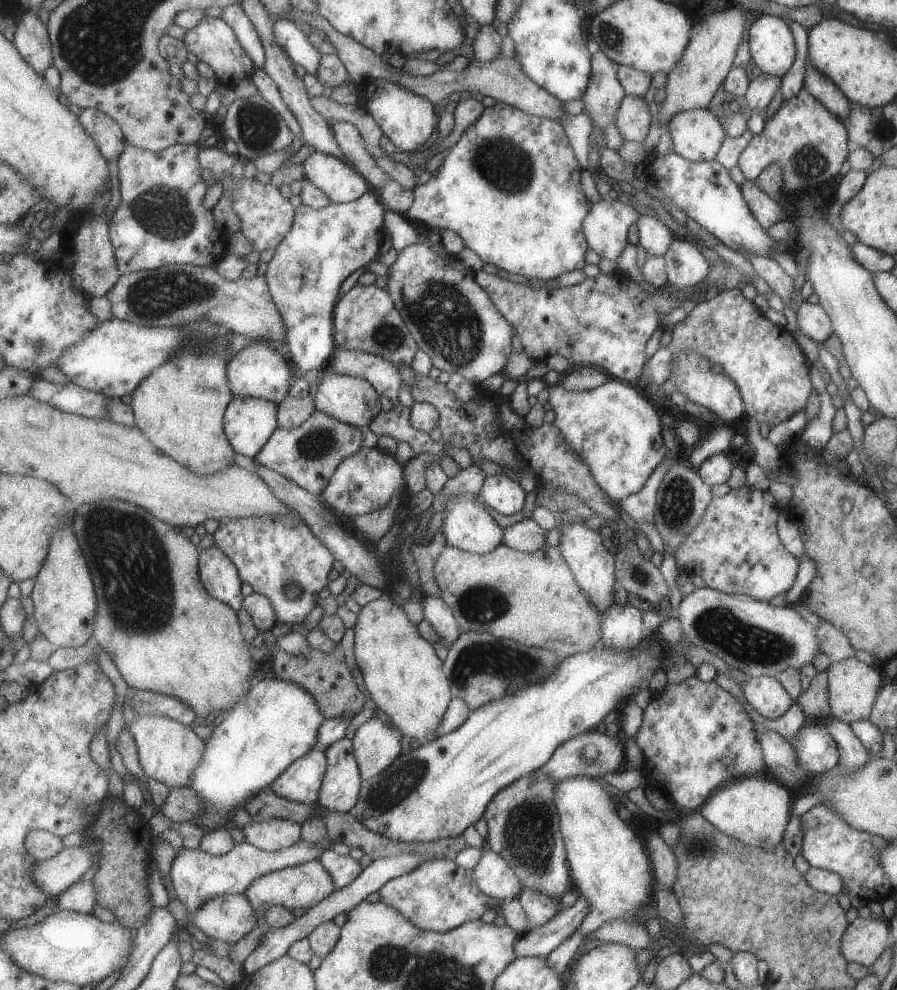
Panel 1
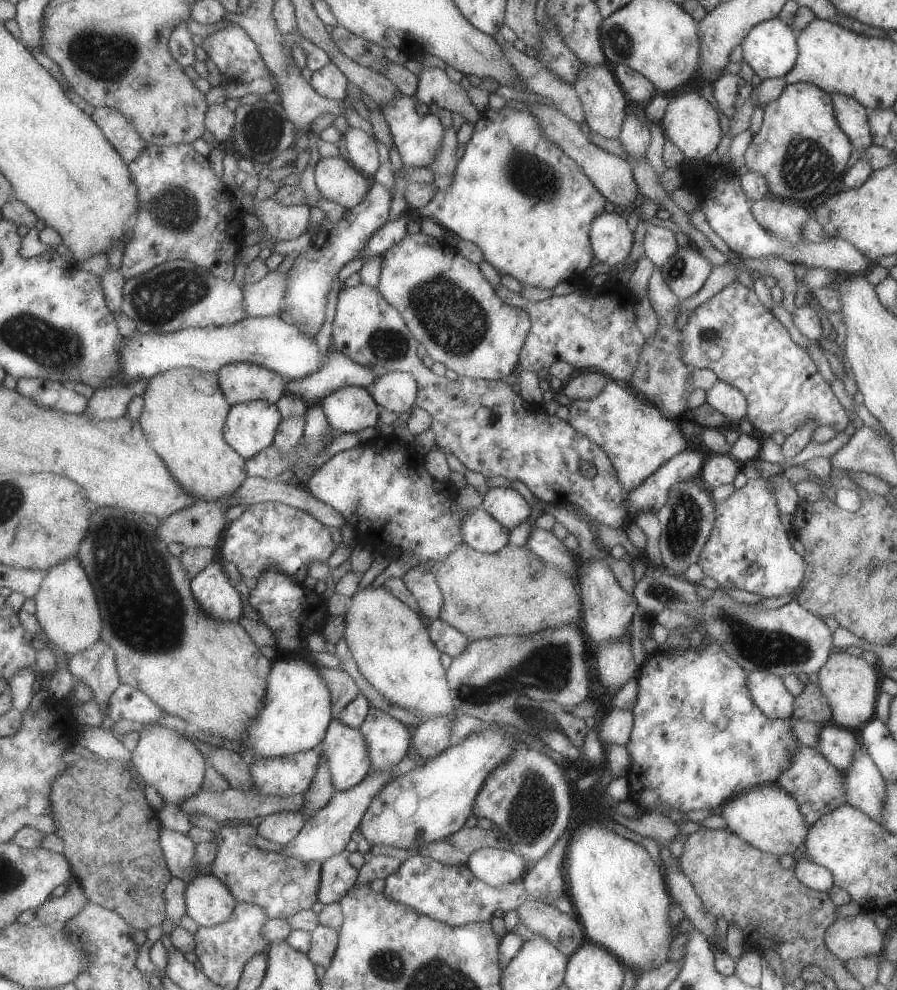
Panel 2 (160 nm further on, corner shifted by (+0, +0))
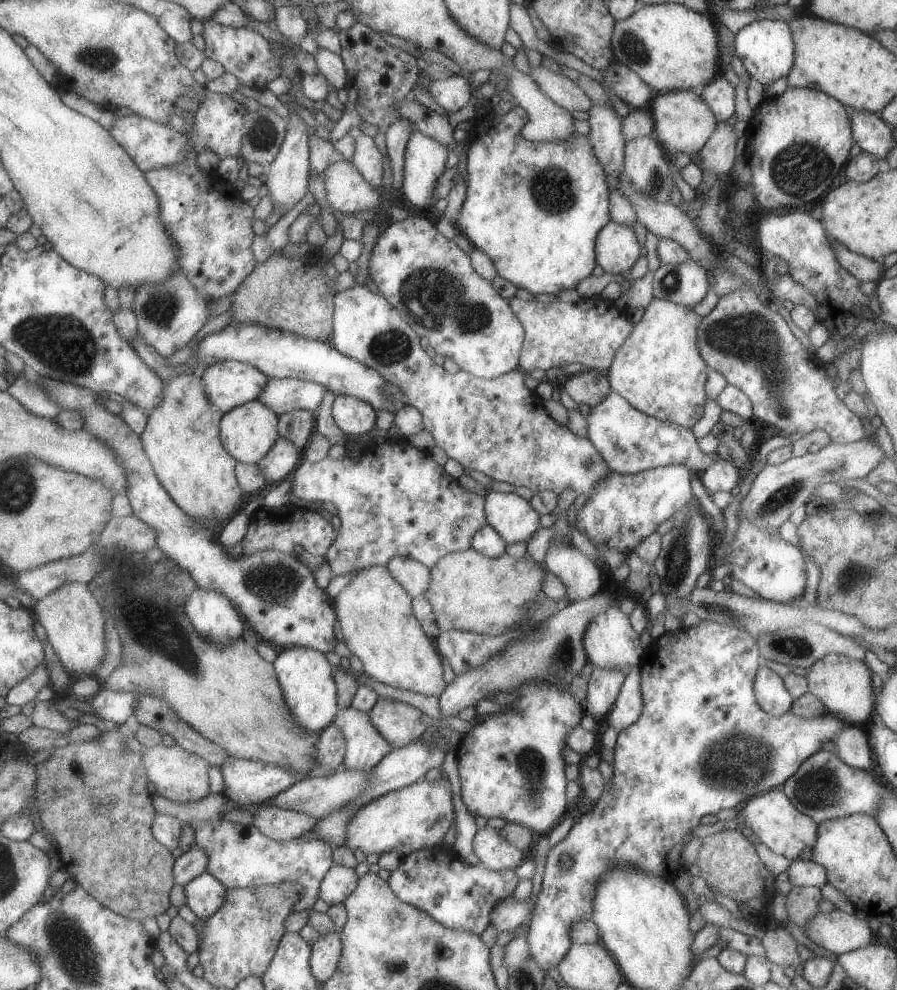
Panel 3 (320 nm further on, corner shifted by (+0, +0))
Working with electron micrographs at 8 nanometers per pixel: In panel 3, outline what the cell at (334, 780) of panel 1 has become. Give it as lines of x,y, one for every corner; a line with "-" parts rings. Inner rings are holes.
342,709
334,720
345,735
345,760
347,769
372,769
394,748
380,731
372,725
368,712

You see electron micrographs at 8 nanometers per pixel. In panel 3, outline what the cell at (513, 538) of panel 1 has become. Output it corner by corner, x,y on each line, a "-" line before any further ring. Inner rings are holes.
558,538
550,542
544,556
545,570
558,576
565,587
564,600
568,602
577,602
598,593
601,590
600,571
587,559
580,551
571,544
563,544

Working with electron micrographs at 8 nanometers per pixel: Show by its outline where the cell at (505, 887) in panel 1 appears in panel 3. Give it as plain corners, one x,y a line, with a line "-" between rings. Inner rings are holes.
492,827
475,831
472,849
480,864
494,871
514,869
523,862
521,851
509,844
502,834

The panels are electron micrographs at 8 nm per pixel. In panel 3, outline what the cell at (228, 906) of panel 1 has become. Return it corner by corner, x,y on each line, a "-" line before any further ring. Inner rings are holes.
209,871
194,878
185,888
185,902
198,918
207,920
224,905
228,889

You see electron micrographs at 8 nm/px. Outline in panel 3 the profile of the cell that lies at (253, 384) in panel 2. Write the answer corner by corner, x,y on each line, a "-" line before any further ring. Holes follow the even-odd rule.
238,360
217,361
201,378
209,400
223,414
258,399
270,379
256,366

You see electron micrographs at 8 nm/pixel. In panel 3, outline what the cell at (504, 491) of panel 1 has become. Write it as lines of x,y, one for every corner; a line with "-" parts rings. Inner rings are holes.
489,492
484,496
486,524
508,543
526,542
541,528
537,511
515,493

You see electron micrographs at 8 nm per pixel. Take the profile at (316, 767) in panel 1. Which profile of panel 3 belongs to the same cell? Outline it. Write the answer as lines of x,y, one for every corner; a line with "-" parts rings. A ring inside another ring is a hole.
231,756
226,764
222,766
222,771
225,777
223,794
237,806
248,808
269,802
278,794
291,788
297,781
303,779
302,775
299,775
296,771
290,771
287,767

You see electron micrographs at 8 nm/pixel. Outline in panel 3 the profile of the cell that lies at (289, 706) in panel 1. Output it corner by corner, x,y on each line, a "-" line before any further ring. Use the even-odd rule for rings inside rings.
294,646
278,650
274,661
286,701
298,725
310,733
321,734
333,724
341,711
335,667
324,652
313,647

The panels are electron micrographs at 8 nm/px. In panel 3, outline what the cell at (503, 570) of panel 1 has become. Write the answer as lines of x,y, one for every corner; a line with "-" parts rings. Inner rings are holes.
469,547
442,556
429,572
429,582
421,596
432,606
441,631
460,630
497,636
526,621
526,606
543,596
540,584
546,570
541,570
527,554
517,558
503,553
490,559

